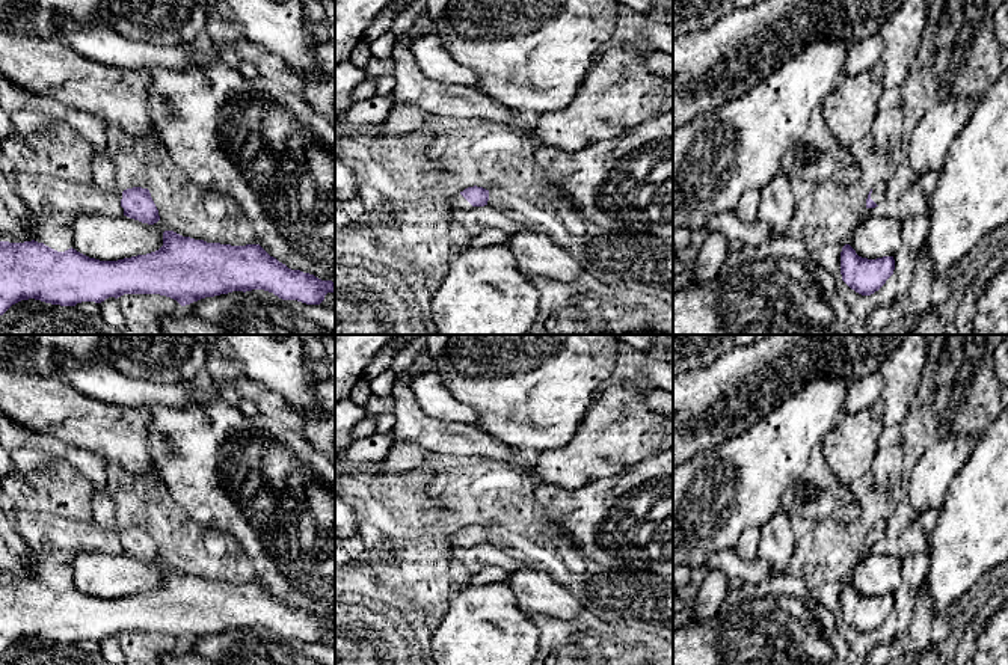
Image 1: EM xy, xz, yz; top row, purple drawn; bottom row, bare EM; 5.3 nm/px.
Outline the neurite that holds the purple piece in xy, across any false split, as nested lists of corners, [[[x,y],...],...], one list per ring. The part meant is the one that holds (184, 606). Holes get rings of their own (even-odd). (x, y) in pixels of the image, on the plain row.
[[[163,570],[163,584],[151,591],[118,599],[89,596],[75,587],[57,590],[35,578],[24,581],[0,579],[0,653],[21,638],[41,638],[51,642],[75,644],[81,639],[101,641],[124,632],[160,632],[181,644],[205,635],[232,629],[264,627],[282,638],[320,642],[327,630],[335,632],[335,620],[291,608],[270,594],[260,582],[231,584]]]

